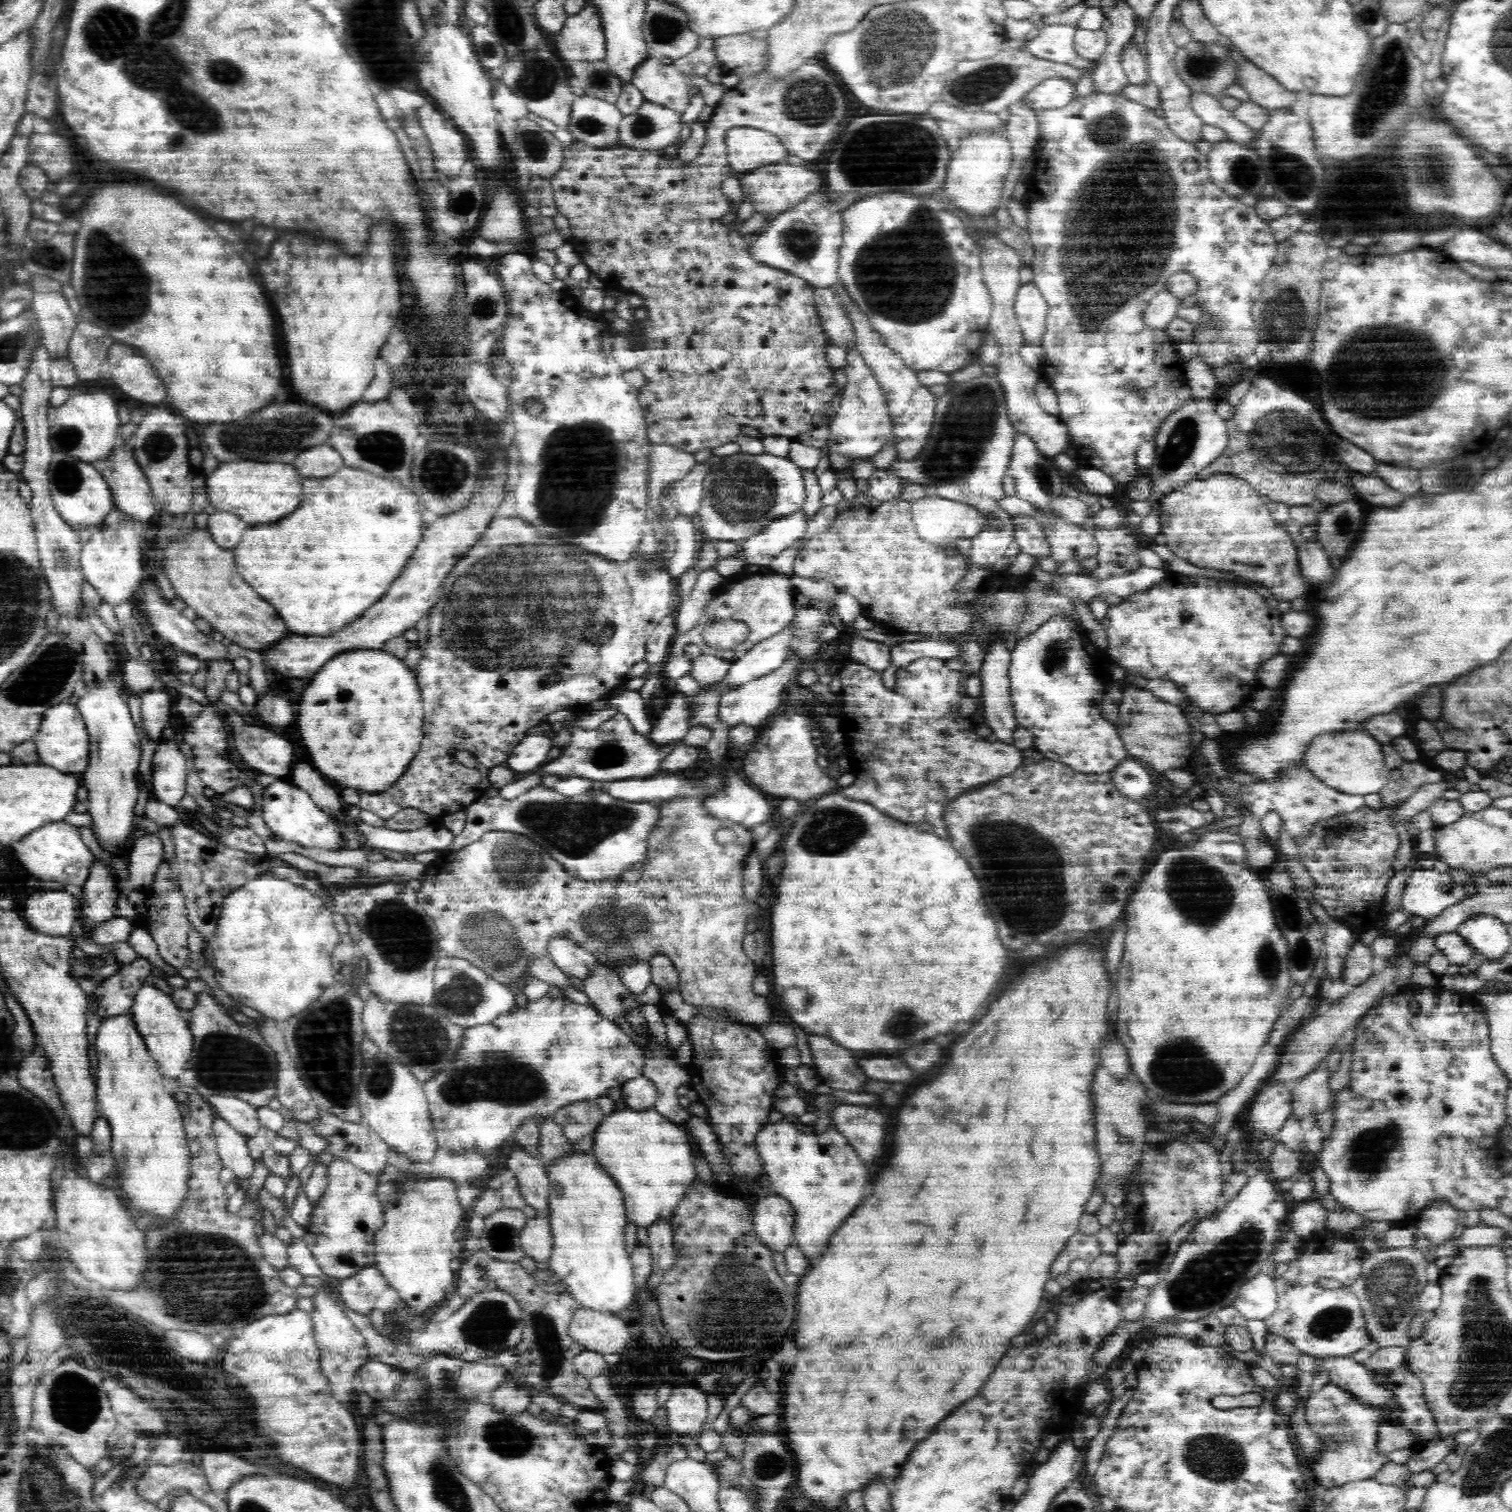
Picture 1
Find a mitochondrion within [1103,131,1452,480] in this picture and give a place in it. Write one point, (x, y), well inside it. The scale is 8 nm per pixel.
(1287, 456)

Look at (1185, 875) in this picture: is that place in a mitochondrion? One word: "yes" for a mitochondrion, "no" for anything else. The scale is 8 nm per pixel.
yes

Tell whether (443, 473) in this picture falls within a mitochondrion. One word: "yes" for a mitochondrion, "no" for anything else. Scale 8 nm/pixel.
yes

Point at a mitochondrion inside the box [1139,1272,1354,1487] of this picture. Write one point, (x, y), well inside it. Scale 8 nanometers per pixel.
(1230, 1462)

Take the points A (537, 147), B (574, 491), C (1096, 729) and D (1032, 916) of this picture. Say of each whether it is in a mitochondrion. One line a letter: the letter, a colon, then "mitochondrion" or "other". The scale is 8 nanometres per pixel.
A: mitochondrion
B: mitochondrion
C: other
D: mitochondrion

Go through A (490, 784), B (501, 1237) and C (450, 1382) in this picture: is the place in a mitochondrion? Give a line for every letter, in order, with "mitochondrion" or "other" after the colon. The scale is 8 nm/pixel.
A: other
B: mitochondrion
C: mitochondrion

